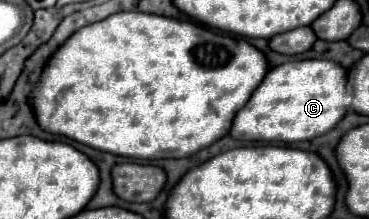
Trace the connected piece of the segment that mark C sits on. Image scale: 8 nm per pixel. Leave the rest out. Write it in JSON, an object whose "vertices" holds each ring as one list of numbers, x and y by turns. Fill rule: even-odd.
{"vertices":[[292,60,272,68,262,84,254,90,248,104,236,114,230,134,236,140,256,140,256,142,300,142,310,140,332,130,348,112,350,102,350,70,334,60]]}

